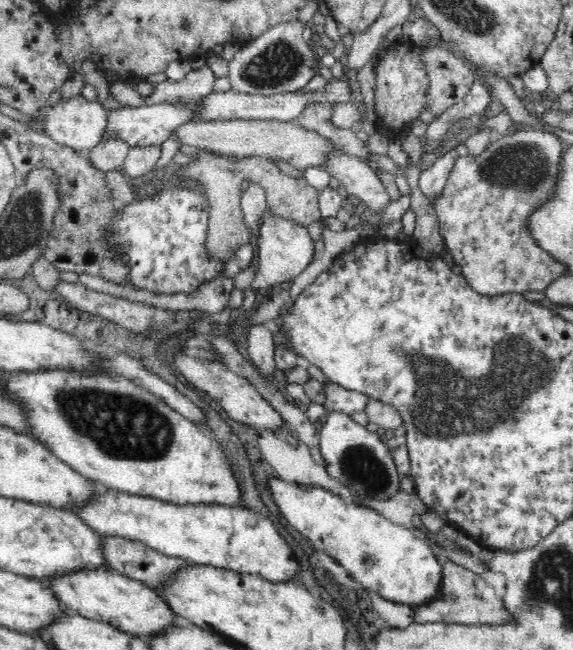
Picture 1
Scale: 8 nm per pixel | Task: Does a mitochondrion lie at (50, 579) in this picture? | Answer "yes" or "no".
no

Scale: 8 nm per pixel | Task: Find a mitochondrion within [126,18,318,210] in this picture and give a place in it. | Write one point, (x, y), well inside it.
(281, 62)

